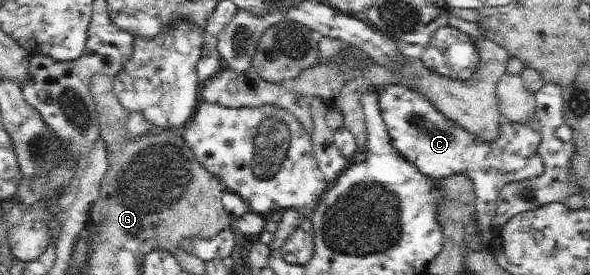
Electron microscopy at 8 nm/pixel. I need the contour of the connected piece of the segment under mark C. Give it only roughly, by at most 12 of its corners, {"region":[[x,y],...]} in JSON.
{"region":[[406,84],[377,94],[390,144],[435,180],[462,173],[480,243],[503,187],[544,171],[541,124],[493,143]]}

